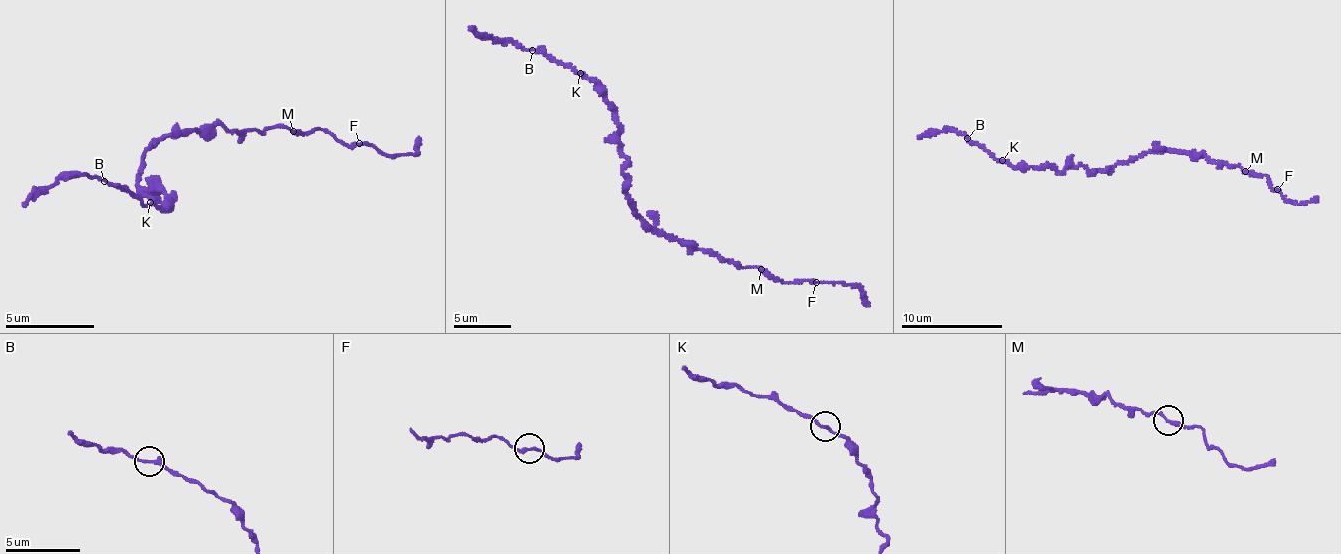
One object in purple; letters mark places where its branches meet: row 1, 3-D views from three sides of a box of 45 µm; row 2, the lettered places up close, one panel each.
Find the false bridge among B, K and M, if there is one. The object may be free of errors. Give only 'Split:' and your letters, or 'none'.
Split: none

